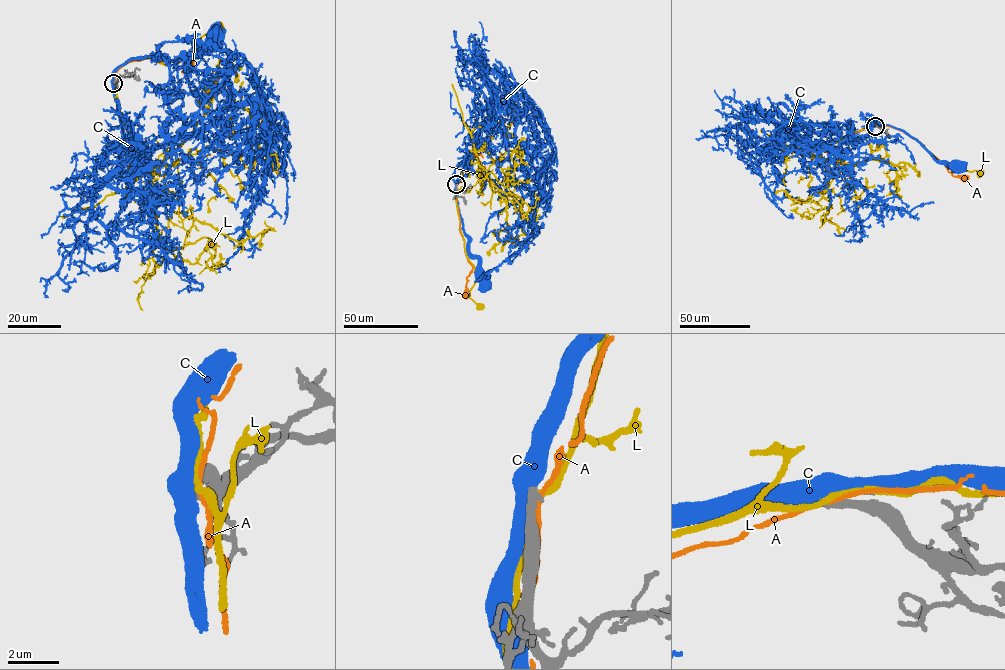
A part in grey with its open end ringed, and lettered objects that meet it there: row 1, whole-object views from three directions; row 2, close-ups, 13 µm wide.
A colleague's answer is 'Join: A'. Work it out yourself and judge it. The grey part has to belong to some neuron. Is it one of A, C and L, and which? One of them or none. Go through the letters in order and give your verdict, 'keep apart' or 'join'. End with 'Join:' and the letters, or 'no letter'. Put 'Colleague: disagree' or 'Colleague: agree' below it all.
A: keep apart
C: join
L: keep apart
Join: C
Colleague: disagree

